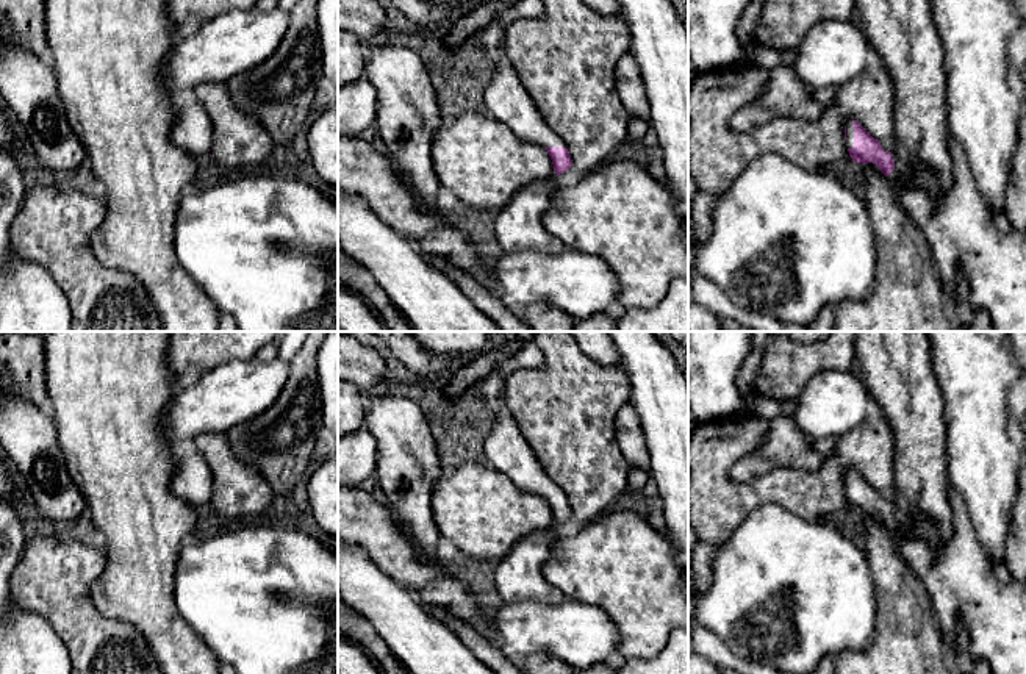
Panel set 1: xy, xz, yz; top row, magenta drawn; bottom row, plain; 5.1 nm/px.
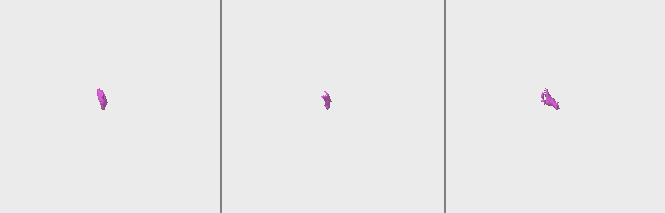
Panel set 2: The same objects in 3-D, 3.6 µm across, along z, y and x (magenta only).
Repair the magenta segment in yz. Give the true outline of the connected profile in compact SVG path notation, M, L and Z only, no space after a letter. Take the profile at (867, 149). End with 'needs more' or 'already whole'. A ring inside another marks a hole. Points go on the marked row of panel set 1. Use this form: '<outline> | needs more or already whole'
M846 120L845 139L854 163L876 164L895 188L899 205L923 231L945 292L952 310L957 297L957 281L967 281L967 299L974 311L987 311L993 332L1026 332L1026 231L1001 233L995 225L995 214L984 202L967 155L952 136L949 155L954 172L952 183L943 191L935 172L917 161L909 181L902 181L896 170L896 155L874 139L857 120Z | needs more

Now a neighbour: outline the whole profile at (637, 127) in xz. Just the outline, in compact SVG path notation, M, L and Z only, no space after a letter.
M630 116L627 124L627 142L629 149L641 149L646 144L646 133L651 130L649 120Z

